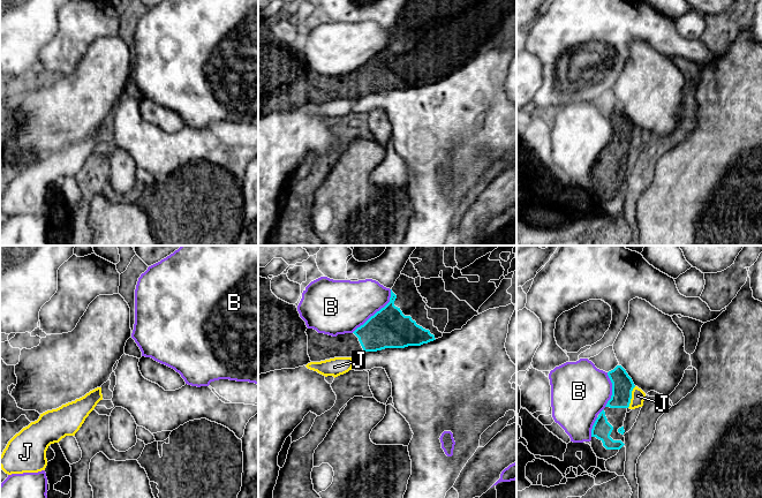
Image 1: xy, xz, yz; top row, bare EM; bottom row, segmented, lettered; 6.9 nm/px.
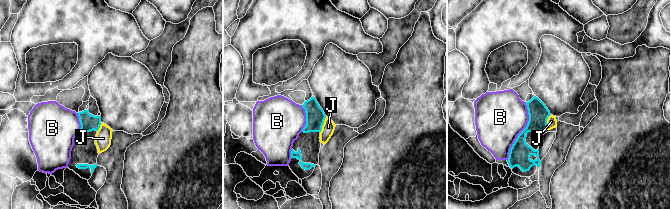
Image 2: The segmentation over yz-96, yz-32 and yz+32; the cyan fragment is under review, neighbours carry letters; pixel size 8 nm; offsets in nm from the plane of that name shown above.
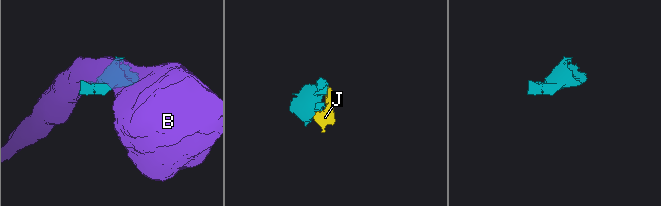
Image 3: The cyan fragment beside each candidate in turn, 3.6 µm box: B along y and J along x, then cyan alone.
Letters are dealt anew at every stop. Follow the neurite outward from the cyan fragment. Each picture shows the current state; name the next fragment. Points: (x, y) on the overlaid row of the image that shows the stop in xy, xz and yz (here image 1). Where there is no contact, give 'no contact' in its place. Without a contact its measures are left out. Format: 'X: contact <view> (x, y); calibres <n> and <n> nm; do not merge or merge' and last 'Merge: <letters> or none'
B: contact xz (377, 311); calibres 280 and 360 nm; do not merge
J: contact yz (631, 397); calibres 150 and 100 nm; do not merge
Merge: none

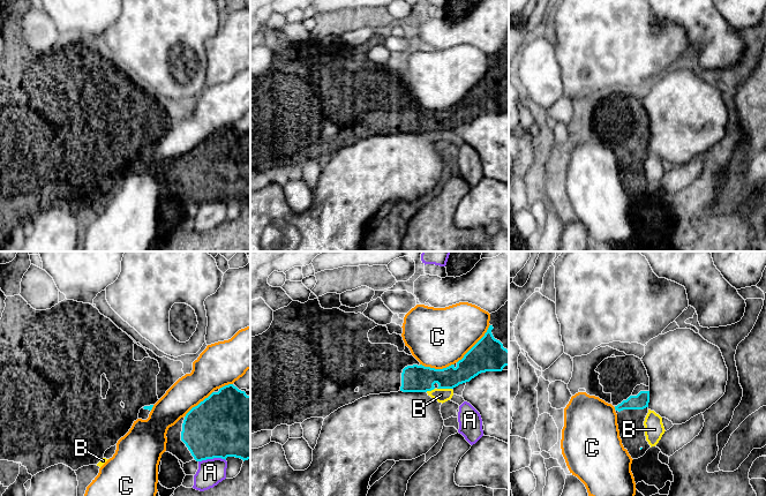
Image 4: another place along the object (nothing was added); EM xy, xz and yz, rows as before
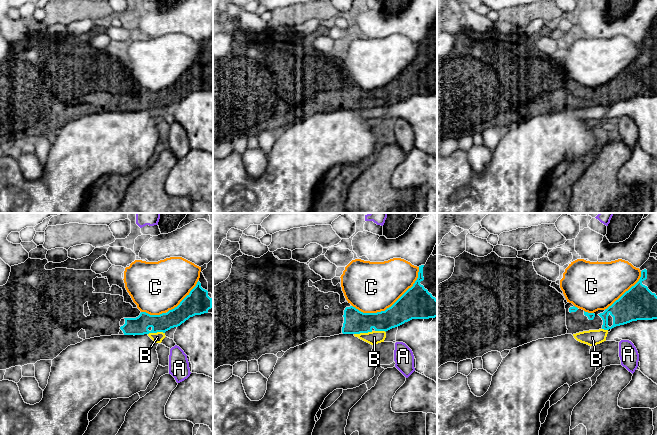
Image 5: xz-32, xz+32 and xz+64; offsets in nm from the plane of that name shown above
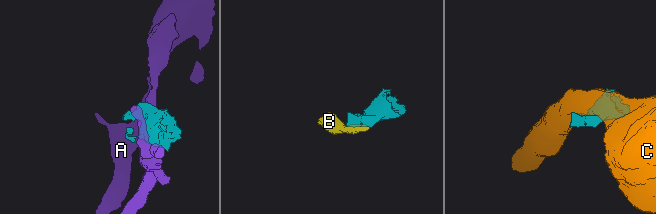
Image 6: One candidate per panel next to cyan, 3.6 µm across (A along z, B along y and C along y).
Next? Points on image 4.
A: contact xy (211, 458); calibres 460 and 180 nm; do not merge
B: contact xz (444, 388); calibres 190 and 100 nm; do not merge
C: contact xz (475, 344); calibres 240 and 400 nm; do not merge
Merge: none

